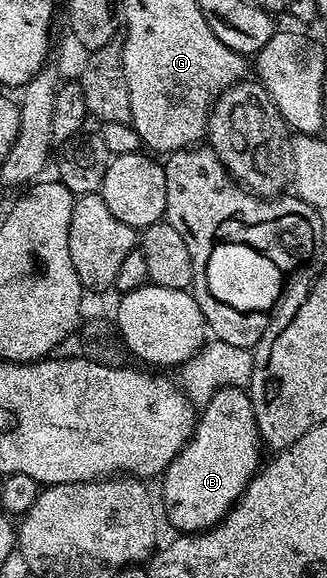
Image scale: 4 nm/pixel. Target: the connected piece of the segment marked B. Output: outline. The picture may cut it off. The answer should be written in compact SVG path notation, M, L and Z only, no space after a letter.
M222 388L213 394L209 405L211 411L211 428L203 428L203 426L196 427L193 437L193 449L195 448L195 456L187 456L188 454L181 454L177 458L173 458L170 466L163 471L161 483L163 483L163 504L161 500L161 508L167 511L167 520L176 529L174 530L179 534L194 534L196 532L205 532L209 528L214 528L215 525L220 524L224 518L231 513L231 509L235 507L235 503L243 497L243 492L250 484L252 478L260 471L261 463L259 464L259 444L261 448L261 437L259 434L259 423L255 420L255 415L251 409L250 395L241 388Z

